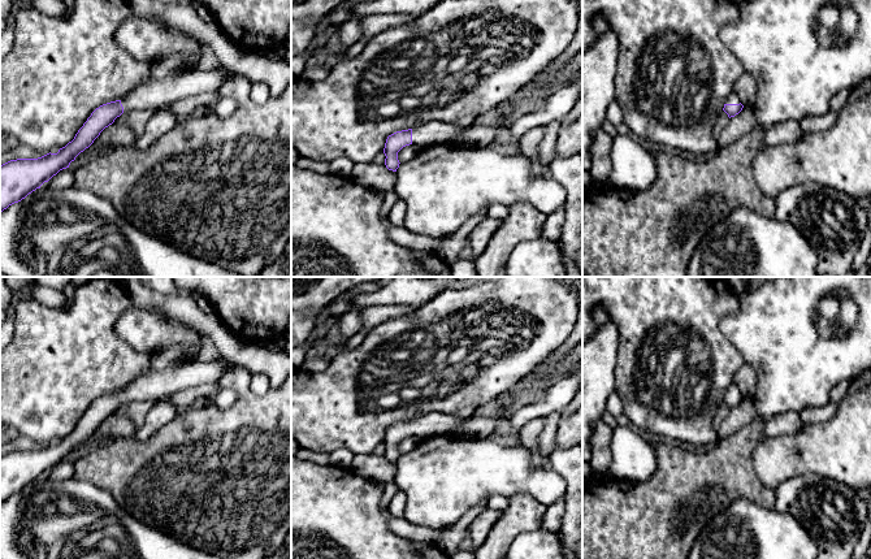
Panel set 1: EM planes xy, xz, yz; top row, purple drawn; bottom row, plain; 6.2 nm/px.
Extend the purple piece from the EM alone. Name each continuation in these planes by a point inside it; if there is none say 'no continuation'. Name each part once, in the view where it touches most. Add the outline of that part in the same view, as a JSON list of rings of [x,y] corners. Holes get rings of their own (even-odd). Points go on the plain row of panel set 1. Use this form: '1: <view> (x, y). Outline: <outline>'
1: xz (433, 424). Outline: [[[441,412],[428,413],[412,420],[412,436],[419,437],[420,439],[426,439],[434,436],[447,436],[465,420],[467,419],[464,417]]]

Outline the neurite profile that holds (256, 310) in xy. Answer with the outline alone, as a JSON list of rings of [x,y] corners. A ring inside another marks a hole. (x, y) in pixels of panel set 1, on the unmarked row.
[[[173,277],[173,281],[181,290],[205,295],[239,342],[260,344],[285,337],[291,318],[291,277]]]

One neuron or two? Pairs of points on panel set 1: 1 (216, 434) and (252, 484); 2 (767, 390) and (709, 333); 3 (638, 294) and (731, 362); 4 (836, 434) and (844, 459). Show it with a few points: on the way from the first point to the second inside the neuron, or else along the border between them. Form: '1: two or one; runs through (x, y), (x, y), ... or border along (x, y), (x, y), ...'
1: one; runs through (226, 446), (246, 467), (246, 472)
2: two; border along (726, 337), (745, 362)
3: one; runs through (662, 297), (703, 332), (707, 338)
4: one; runs through (843, 441), (844, 453)

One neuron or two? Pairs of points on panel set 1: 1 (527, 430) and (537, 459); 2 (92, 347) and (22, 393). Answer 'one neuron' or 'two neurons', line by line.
1: one neuron
2: one neuron

